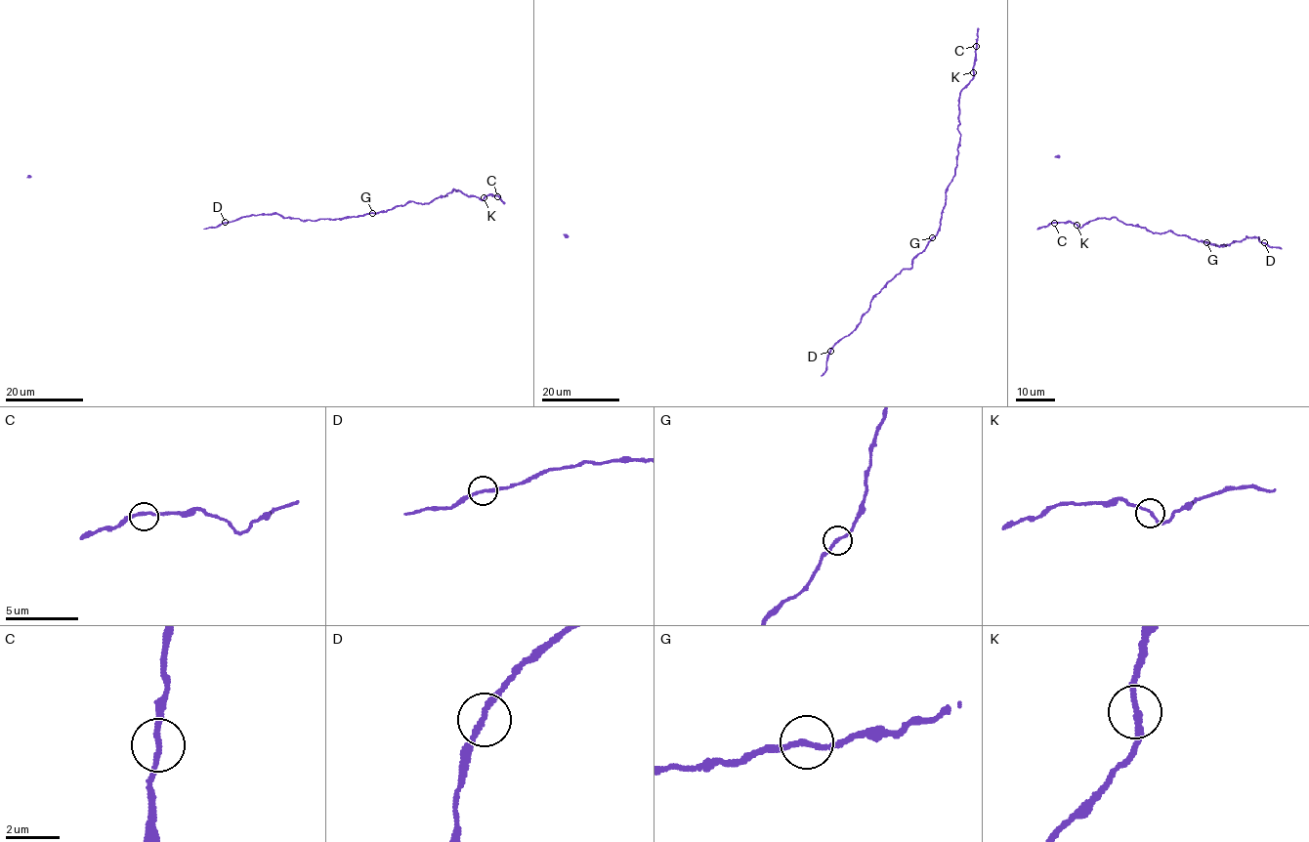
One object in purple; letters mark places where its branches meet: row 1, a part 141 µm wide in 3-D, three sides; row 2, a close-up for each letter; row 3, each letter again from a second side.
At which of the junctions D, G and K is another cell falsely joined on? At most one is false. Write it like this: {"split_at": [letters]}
{"split_at": []}

